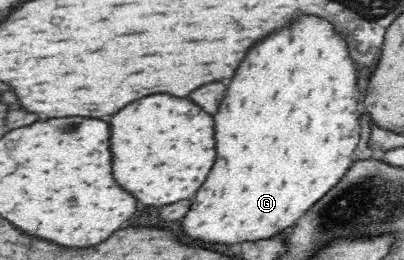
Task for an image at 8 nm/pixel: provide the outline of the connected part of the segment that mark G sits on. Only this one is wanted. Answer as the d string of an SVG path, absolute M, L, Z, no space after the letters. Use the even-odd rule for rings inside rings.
M298 16L298 20L292 26L296 26L296 28L286 26L282 30L276 30L270 36L266 36L266 40L260 40L258 44L254 44L254 48L250 48L250 52L244 56L242 64L238 66L238 72L230 80L230 84L226 88L226 96L224 96L218 112L214 114L218 158L216 158L214 168L210 170L210 176L198 190L198 194L190 206L190 212L182 220L184 234L190 240L196 240L198 244L238 244L238 242L246 242L246 240L261 241L273 237L278 232L286 230L288 226L292 226L306 212L306 208L314 206L328 190L332 190L342 180L346 170L352 166L352 152L356 150L356 144L360 140L360 122L358 122L360 92L358 92L358 72L356 72L354 60L350 60L348 44L342 36L338 36L334 32L334 26L330 22L326 22L318 16Z

